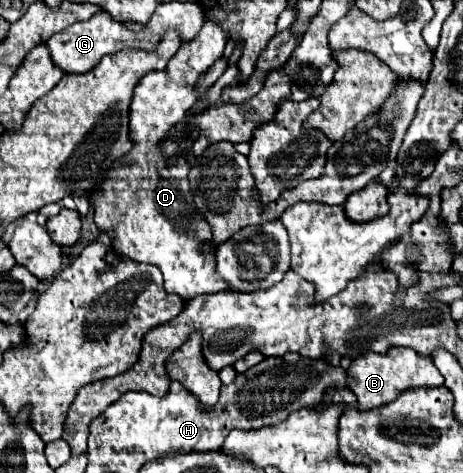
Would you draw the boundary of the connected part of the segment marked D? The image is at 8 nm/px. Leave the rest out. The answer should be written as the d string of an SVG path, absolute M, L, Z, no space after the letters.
M205 20L199 36L187 44L181 44L179 52L169 60L165 70L149 72L143 76L143 80L135 86L129 112L133 148L111 168L111 172L107 172L107 176L103 176L103 180L89 194L97 228L101 232L109 232L111 228L113 232L113 250L123 252L135 262L161 268L165 292L177 294L185 302L199 294L215 294L231 288L215 272L211 226L195 208L191 188L187 184L191 164L187 160L169 164L159 144L197 102L195 84L199 76L203 76L215 64L215 60L223 56L225 44L227 32L223 32L215 20Z

